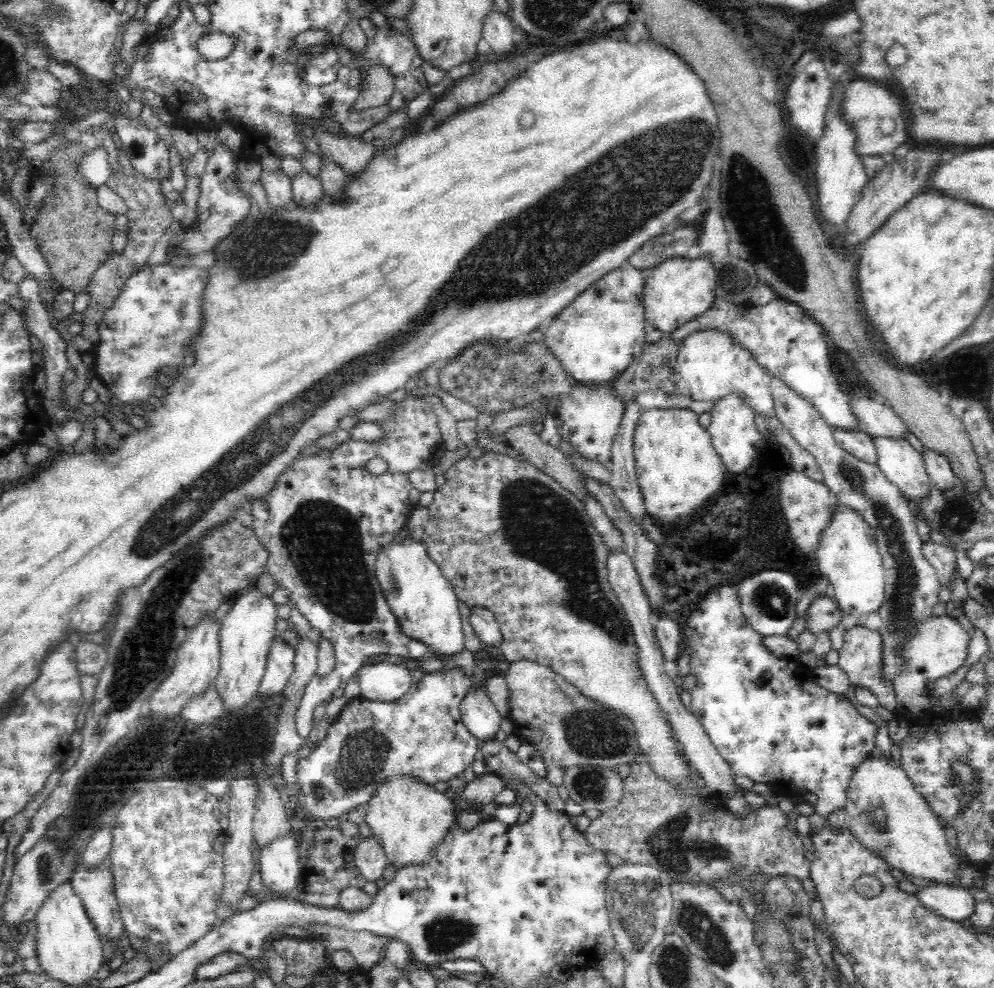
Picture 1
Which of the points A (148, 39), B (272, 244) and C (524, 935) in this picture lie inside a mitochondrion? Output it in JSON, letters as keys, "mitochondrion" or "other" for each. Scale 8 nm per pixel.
{"A":"other","B":"mitochondrion","C":"other"}

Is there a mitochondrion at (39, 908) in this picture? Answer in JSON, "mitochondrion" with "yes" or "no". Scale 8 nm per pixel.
{"mitochondrion":"no"}

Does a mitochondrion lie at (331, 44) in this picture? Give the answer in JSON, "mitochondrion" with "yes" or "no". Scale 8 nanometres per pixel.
{"mitochondrion":"no"}

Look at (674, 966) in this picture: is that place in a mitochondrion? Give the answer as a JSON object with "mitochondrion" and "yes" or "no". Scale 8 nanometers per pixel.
{"mitochondrion":"yes"}

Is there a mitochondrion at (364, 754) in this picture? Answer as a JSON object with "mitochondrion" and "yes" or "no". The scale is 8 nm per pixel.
{"mitochondrion":"yes"}

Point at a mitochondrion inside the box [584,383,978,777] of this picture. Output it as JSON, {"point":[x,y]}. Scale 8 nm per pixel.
{"point":[903,598]}

